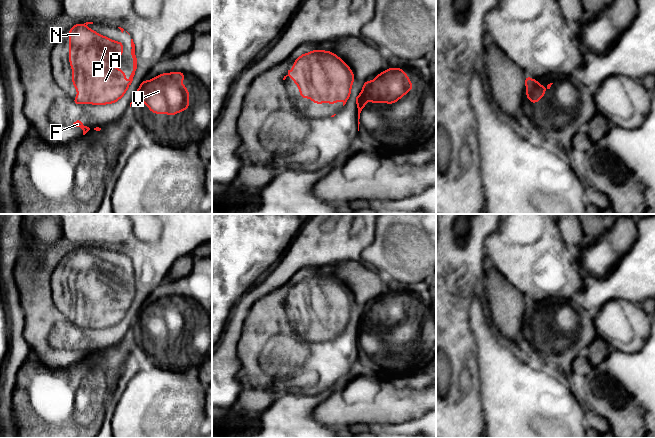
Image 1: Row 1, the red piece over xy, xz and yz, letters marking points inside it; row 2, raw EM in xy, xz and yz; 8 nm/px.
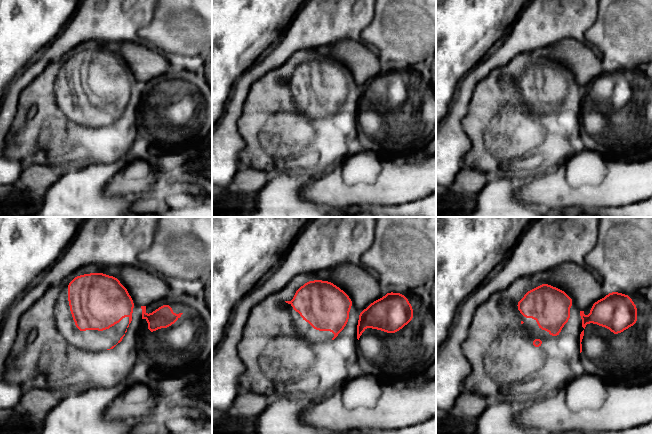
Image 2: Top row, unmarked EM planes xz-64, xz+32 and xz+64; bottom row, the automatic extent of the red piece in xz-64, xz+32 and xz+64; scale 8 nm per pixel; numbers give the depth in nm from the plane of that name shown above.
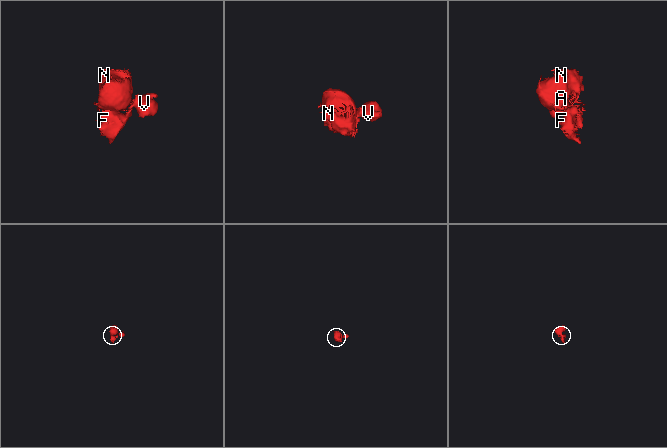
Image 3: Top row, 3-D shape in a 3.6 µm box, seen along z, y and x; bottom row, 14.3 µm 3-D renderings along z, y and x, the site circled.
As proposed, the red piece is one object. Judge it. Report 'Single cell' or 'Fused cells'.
Fused cells

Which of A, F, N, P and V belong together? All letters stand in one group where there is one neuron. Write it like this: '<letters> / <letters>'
A F N P / V

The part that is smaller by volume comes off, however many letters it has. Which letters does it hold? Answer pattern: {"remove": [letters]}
{"remove": ["V"]}

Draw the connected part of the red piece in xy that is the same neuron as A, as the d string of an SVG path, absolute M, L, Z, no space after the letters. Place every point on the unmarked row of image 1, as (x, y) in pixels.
M93 246L79 247L69 253L69 285L73 295L72 306L78 315L73 326L75 330L79 328L105 329L115 327L124 320L133 305L137 293L135 268L131 263L133 295L129 301L129 306L125 308L125 296L112 288L114 280L123 281L123 265L116 266L102 260L87 250L85 251L85 248L93 248Z

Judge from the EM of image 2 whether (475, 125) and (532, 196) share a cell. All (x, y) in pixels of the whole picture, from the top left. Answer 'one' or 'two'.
two

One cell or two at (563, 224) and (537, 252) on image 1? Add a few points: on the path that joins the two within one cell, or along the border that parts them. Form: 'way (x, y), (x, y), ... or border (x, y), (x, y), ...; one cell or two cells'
border (556, 224), (564, 240); two cells

